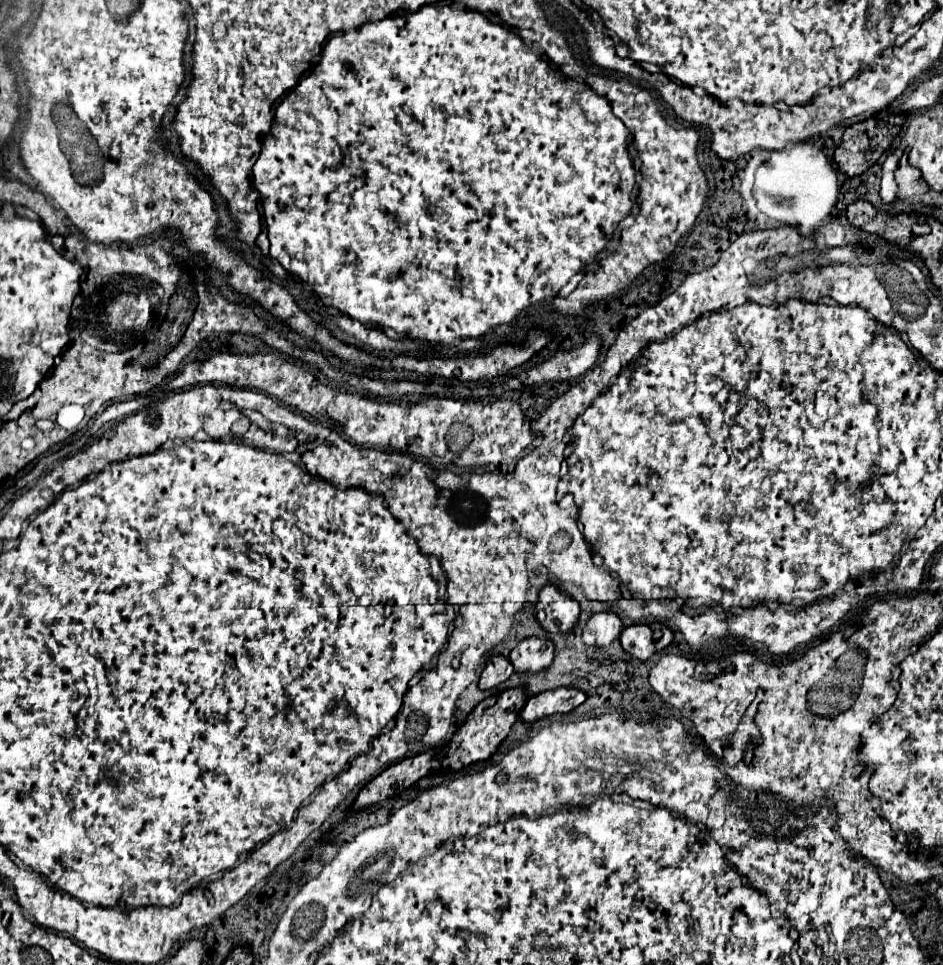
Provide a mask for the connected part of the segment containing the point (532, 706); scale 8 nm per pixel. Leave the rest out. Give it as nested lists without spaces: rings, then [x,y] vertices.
[[[558,688],[548,690],[536,696],[530,696],[520,712],[522,722],[536,722],[540,718],[552,716],[552,714],[566,714],[580,706],[586,700],[586,694],[574,688]]]

